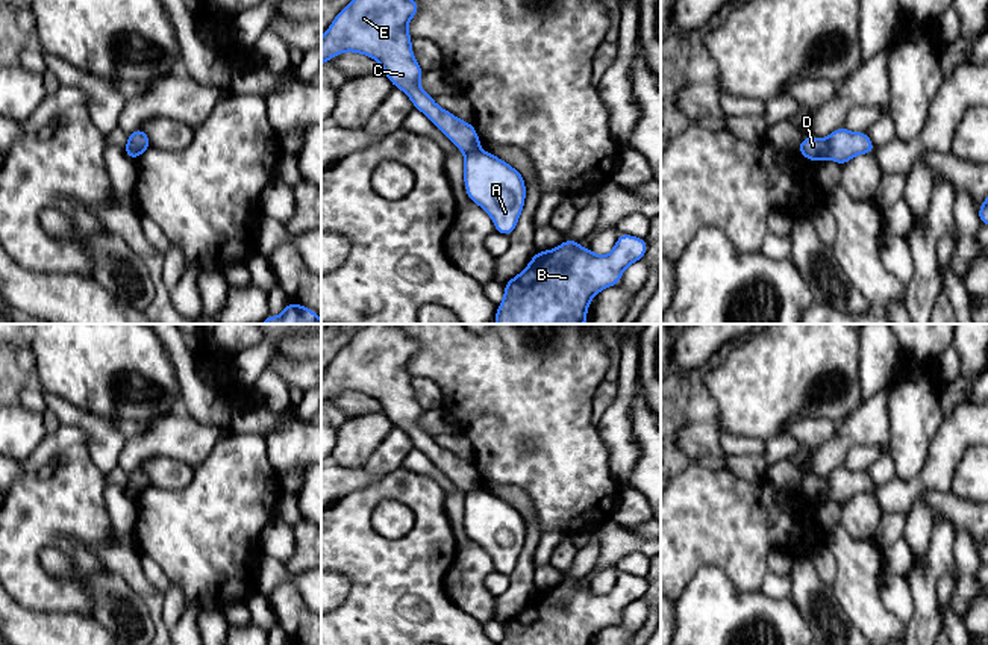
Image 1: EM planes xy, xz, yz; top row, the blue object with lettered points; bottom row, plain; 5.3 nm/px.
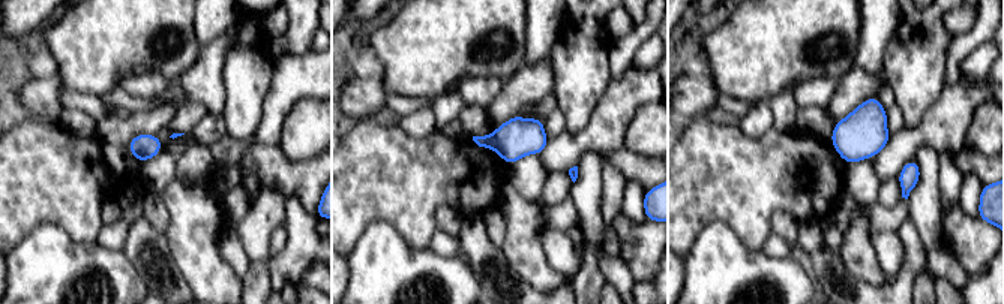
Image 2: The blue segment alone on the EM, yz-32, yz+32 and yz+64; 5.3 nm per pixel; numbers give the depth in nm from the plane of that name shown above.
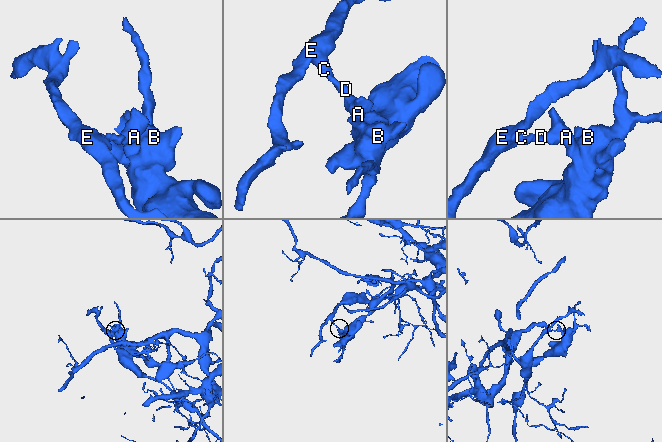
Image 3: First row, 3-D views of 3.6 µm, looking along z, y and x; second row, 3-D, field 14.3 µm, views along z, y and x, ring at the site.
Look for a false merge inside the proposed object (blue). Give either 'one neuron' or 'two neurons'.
two neurons

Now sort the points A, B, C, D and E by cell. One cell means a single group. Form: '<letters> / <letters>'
A B / C D E

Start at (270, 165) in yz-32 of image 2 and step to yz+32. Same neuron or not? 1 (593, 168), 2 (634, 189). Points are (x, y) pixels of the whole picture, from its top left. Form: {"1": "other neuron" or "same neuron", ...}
{"1": "other neuron", "2": "other neuron"}

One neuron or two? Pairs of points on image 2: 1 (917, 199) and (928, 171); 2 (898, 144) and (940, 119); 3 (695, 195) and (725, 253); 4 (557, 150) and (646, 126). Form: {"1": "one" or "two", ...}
{"1": "one", "2": "one", "3": "two", "4": "two"}

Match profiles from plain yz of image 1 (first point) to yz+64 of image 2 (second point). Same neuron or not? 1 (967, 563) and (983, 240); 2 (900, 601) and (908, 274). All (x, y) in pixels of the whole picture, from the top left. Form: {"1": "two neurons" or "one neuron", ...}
{"1": "two neurons", "2": "two neurons"}

